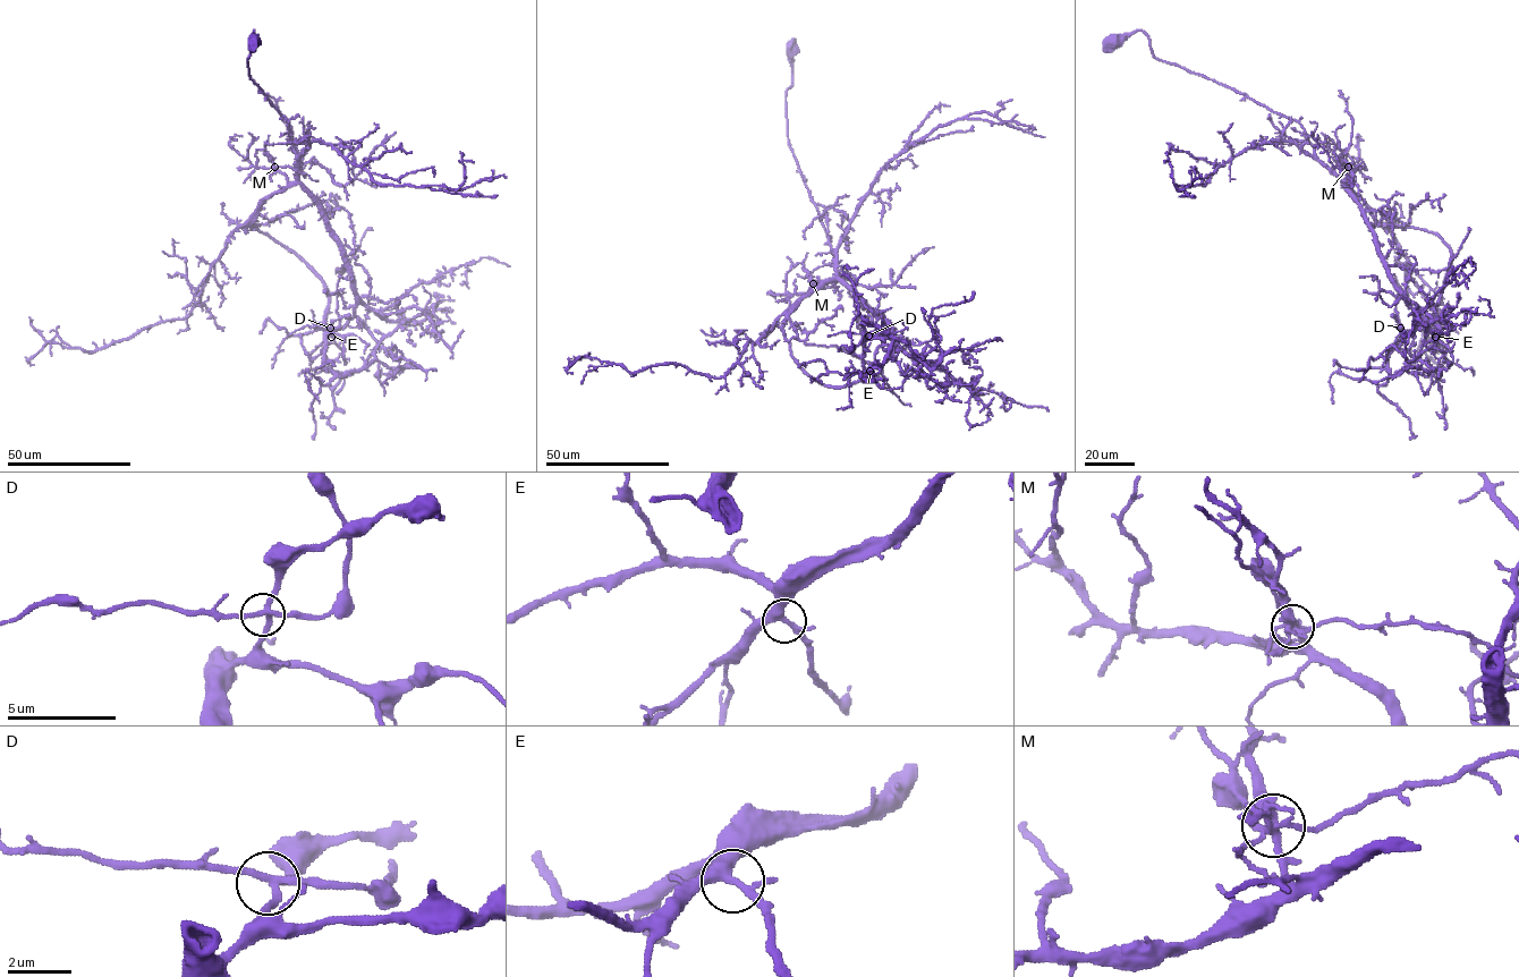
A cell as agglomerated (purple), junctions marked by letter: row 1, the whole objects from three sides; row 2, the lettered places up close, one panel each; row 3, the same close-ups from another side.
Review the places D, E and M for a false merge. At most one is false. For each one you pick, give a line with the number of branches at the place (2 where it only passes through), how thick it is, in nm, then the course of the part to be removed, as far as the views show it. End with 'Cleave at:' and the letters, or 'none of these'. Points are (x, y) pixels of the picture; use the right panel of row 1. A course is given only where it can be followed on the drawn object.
M: branches 6; calibre 320 nm
Cleave at: M

